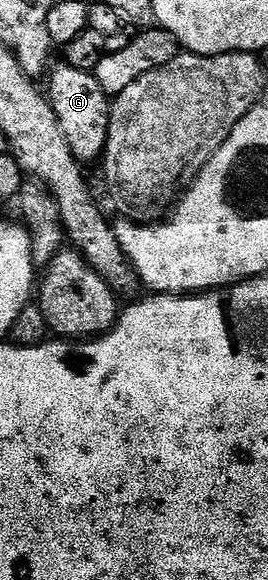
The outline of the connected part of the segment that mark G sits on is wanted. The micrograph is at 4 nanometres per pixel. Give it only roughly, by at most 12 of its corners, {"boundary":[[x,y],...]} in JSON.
{"boundary":[[48,73],[60,131],[79,163],[106,152],[111,98],[93,73]]}

